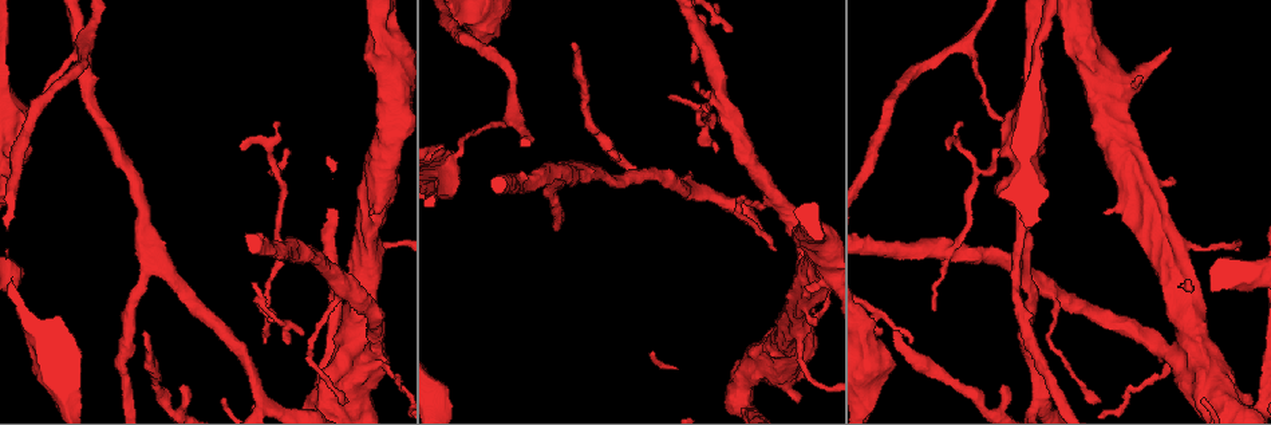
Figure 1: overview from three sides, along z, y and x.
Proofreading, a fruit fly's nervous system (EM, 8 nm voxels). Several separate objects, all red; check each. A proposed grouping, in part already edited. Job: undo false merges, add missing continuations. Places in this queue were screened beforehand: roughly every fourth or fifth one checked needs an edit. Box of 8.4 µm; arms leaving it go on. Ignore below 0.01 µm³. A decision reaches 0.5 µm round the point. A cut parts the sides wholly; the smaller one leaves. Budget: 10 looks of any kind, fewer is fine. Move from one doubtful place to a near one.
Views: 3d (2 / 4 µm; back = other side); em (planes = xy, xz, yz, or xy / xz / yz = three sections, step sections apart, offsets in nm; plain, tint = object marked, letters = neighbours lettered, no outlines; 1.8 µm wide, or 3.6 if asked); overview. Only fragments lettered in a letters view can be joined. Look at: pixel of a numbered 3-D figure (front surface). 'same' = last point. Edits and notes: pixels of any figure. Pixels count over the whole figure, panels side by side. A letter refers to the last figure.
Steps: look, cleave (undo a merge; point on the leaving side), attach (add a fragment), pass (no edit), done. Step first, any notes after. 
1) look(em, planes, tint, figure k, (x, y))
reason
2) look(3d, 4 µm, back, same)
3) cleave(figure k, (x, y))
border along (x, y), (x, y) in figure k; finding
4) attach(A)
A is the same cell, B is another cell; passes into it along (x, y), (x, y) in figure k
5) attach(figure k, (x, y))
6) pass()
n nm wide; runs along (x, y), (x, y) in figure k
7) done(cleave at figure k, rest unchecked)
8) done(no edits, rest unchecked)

look(3d, 4 µm, figure 1, (574, 42))
branch stops here

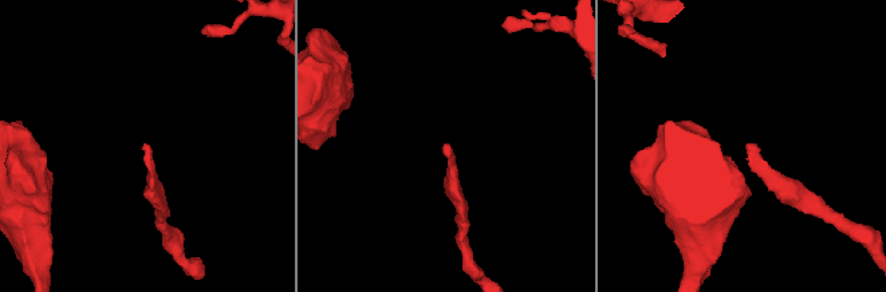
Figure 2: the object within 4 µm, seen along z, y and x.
look(em, planes, letters, figure 2, (448, 147))

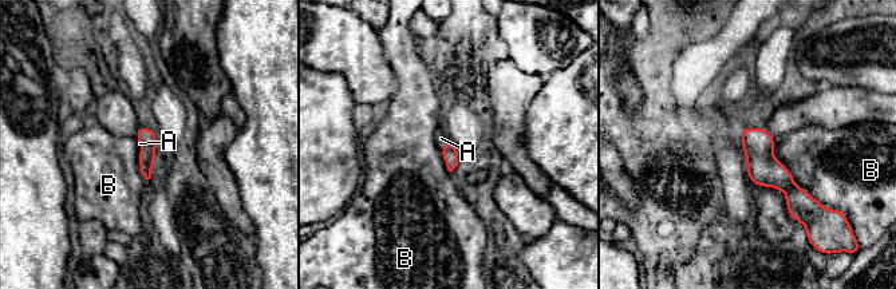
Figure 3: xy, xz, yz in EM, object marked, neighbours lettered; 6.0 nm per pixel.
attach(A)
100 nm wide; A is the same cell, B is another cell; passes into it along (450, 154), (443, 145), (441, 138) in figure 3; the cell continues

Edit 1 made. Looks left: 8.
look(overview)
see it whole again

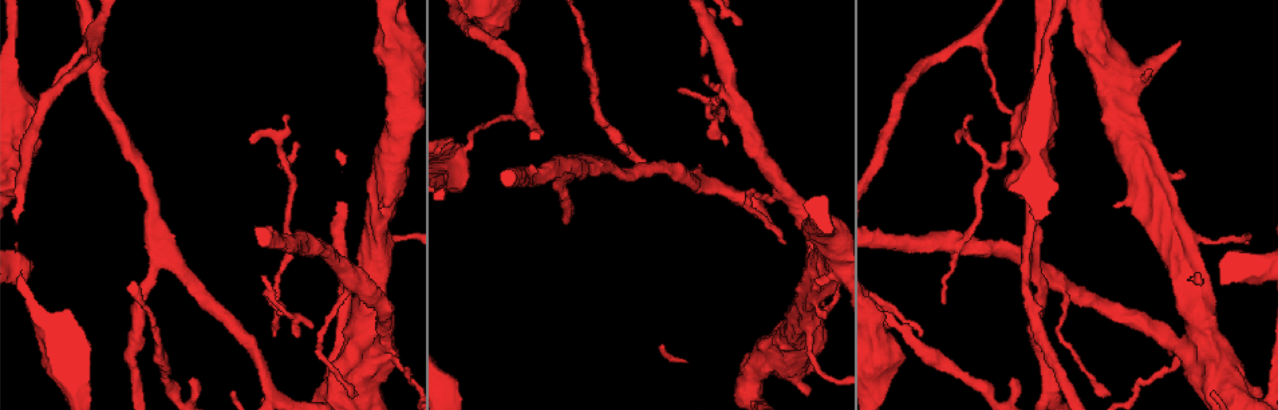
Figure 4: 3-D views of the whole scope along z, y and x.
look(3d, 4 µm, figure 4, (624, 147))

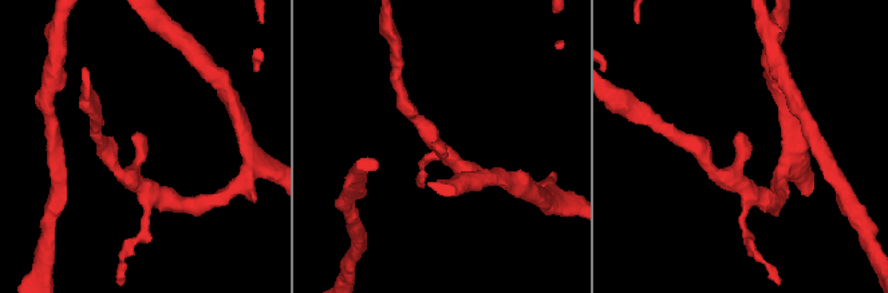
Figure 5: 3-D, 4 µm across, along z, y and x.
look(em, yz, step 8, letters, figure 5, (439, 146))
shape alone is not enough

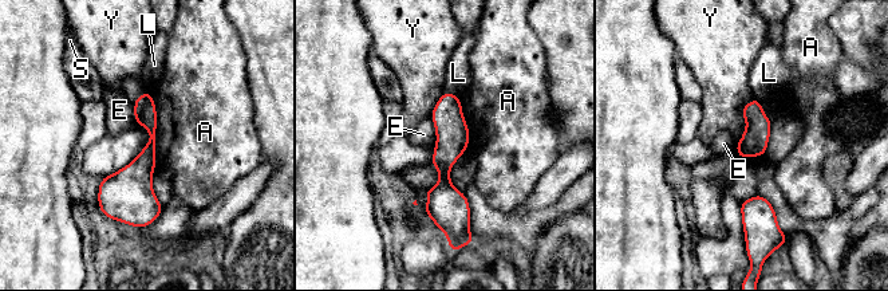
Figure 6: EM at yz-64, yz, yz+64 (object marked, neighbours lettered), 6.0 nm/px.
pass()
A, E, L, S and Y are other cells; border along (149, 91), (156, 109), (157, 165) in figure 6; no lettered fragment goes on from it

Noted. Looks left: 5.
look(em, planes, letters, figure 4, (810, 249))

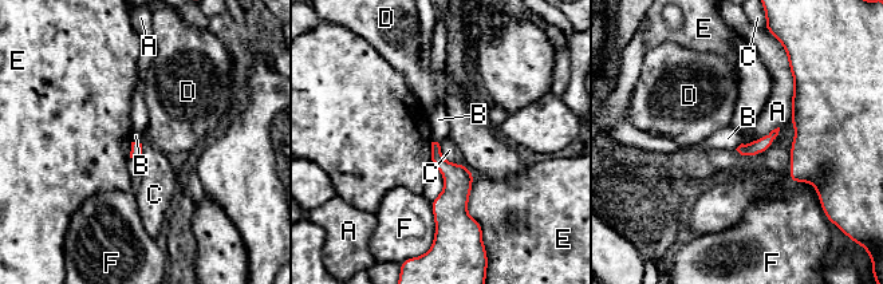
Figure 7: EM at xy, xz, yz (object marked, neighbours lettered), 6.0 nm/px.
pass()
A touches over 360 nm; A, B, C, D, E and F are other cells; border along (131, 141), (141, 144) in figure 7; no lettered fragment goes on from it

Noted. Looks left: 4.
look(em, planes, tint, figure 4, (1033, 260))
abrupt turn

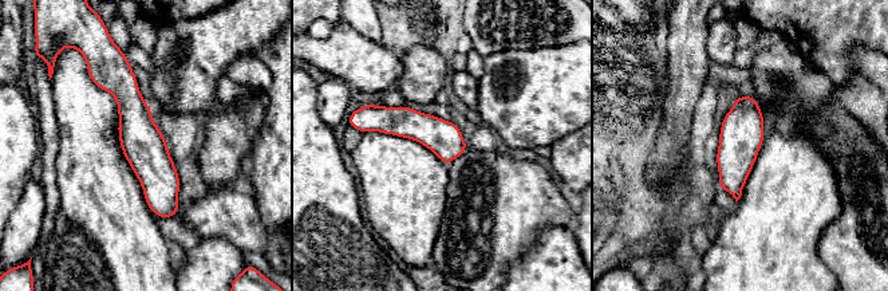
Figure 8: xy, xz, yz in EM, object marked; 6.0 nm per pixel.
look(em, planes, letters, same)
what lies round it

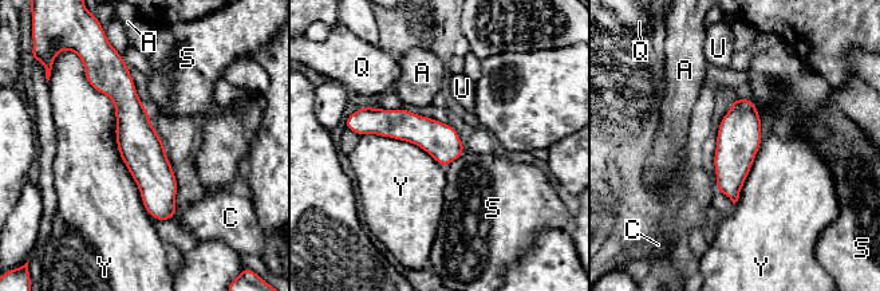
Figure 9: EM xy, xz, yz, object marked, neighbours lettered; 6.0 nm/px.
pass()
A, C, Q, S, U and Y are other cells; border along (83, 71), (150, 217) in figure 9; one cell here

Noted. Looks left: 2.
done(attach at figure 3, rest unchecked)

